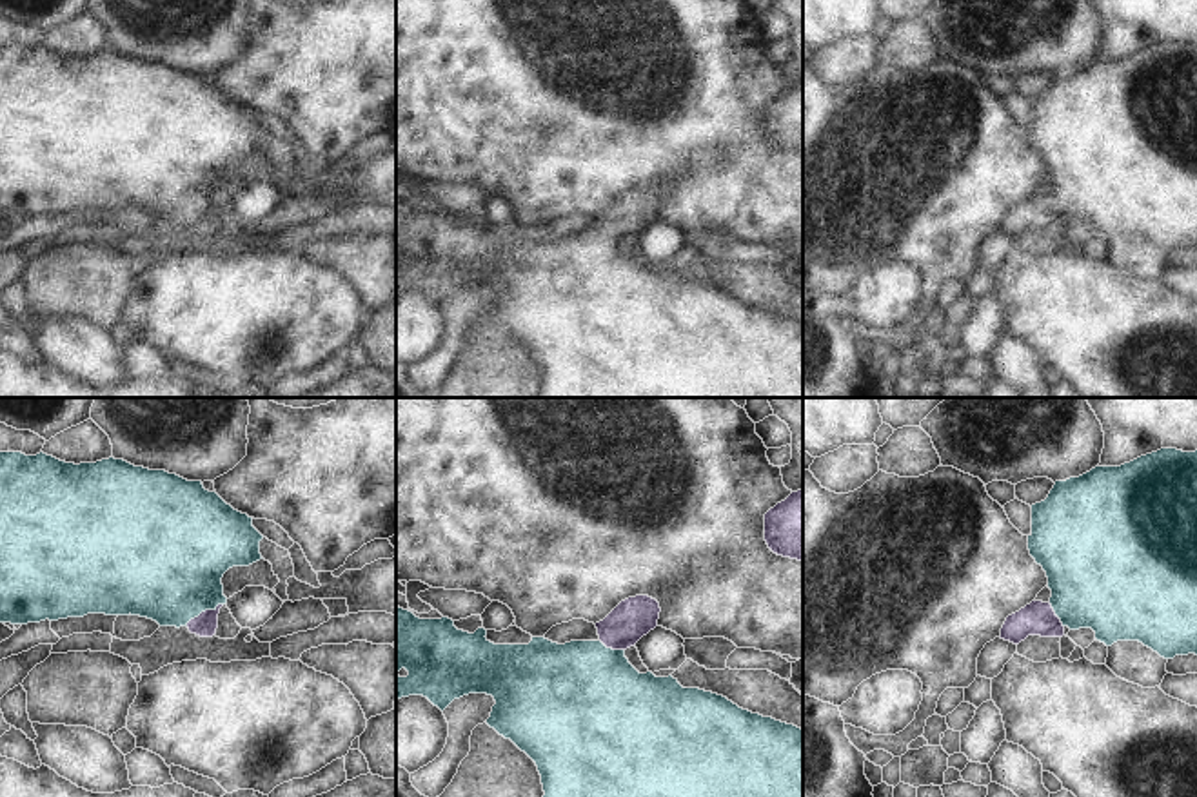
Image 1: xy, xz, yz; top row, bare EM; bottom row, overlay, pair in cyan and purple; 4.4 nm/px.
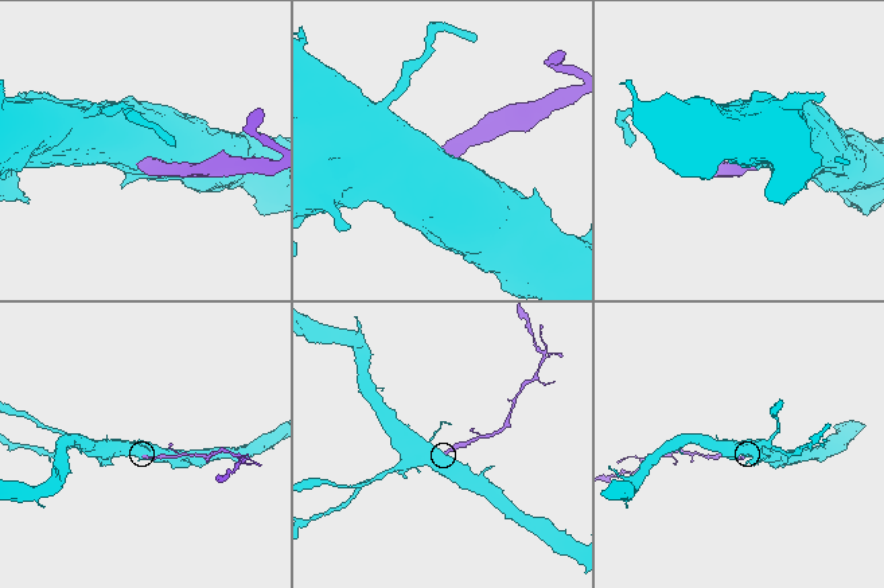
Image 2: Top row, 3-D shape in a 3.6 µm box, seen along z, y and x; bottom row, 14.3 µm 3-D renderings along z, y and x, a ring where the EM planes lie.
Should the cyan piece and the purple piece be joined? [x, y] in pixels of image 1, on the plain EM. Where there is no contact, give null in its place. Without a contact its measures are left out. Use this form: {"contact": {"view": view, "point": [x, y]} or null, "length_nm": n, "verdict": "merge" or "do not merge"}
{"contact": {"view": "xy", "point": [204, 204]}, "length_nm": 190, "verdict": "merge"}

